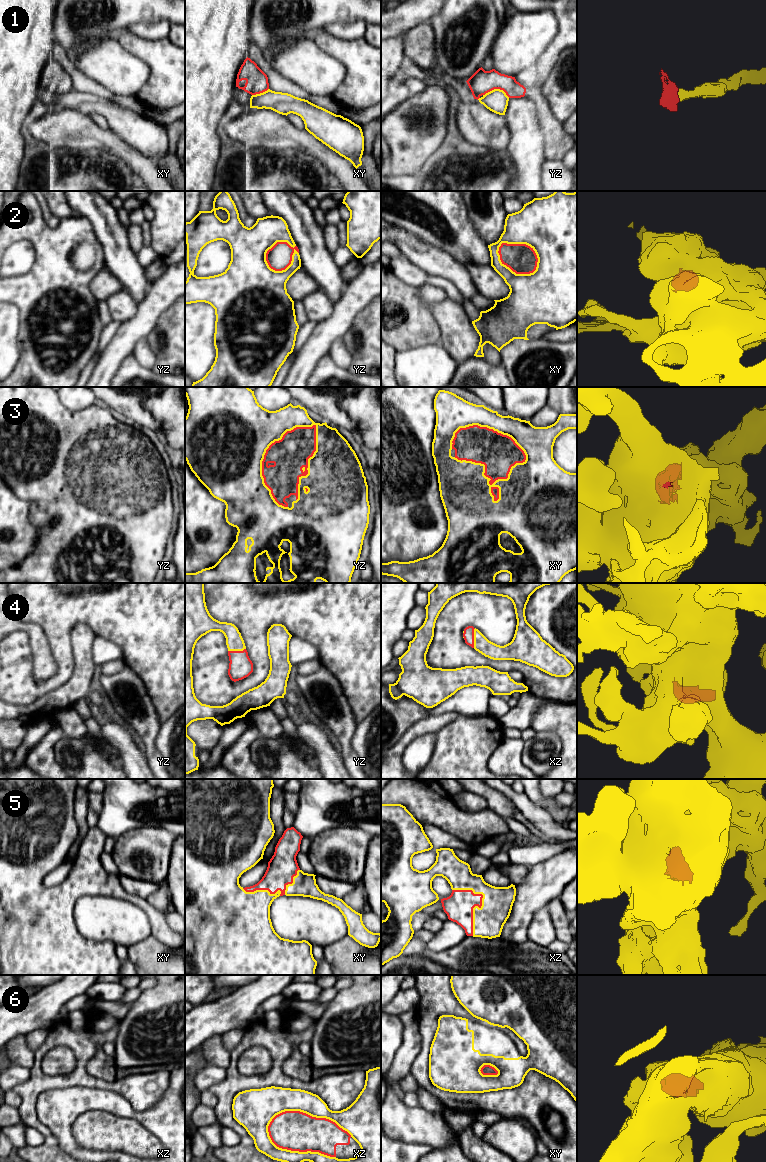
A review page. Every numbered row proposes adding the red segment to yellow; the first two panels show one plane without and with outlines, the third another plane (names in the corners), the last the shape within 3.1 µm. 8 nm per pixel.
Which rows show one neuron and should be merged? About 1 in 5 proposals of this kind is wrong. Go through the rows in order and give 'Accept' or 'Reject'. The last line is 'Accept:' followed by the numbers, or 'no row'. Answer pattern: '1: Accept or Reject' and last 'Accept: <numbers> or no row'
1: Reject
2: Accept
3: Accept
4: Accept
5: Accept
6: Reject
Accept: 2, 3, 4, 5

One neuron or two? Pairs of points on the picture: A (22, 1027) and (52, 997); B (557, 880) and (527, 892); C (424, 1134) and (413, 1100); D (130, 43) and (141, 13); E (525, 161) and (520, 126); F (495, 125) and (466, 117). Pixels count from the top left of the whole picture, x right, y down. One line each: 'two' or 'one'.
A: one
B: one
C: two
D: two
E: one
F: one

